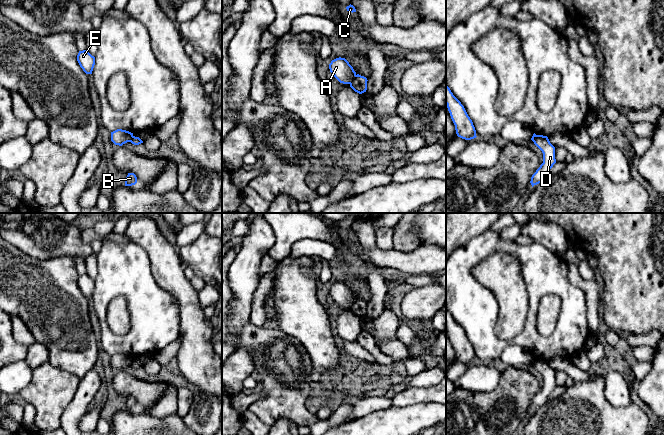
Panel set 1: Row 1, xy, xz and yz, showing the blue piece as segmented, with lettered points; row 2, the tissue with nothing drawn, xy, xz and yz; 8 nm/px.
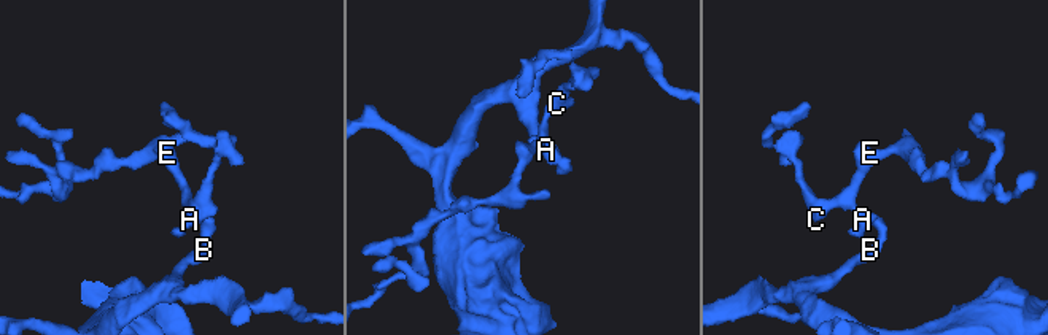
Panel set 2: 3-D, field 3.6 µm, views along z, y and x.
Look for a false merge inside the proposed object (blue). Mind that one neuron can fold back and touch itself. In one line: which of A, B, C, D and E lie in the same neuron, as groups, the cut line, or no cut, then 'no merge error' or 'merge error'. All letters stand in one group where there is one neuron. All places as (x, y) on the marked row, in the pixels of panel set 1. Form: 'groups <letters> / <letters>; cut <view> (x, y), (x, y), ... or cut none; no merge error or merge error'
groups A C E / B D; cut xz (356, 75), (350, 84); merge error

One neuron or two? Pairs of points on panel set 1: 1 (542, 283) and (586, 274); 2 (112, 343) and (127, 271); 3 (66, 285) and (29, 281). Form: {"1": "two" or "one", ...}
{"1": "two", "2": "one", "3": "one"}

